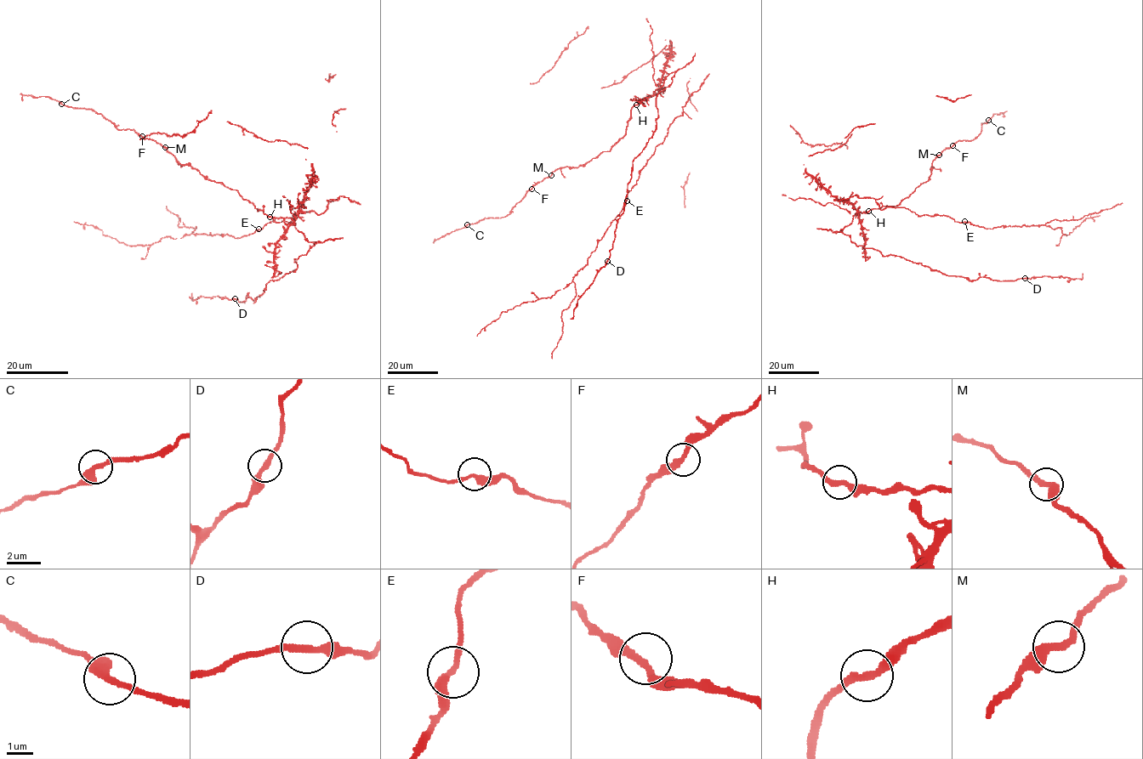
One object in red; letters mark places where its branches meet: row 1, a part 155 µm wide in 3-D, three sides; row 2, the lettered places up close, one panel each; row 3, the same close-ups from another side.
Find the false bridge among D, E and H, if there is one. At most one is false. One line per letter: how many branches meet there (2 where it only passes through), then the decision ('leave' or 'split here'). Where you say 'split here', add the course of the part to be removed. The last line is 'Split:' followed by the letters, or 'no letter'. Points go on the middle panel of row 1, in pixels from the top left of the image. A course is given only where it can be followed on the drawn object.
D: 2 | leave
E: 2 | leave
H: 2 | leave
Split: no letter

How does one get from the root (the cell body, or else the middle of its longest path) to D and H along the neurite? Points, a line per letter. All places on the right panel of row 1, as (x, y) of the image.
D: (857, 202), (852, 221), (835, 233), (847, 235), (857, 246), (969, 280), (1025, 278)
H: (857, 202), (854, 206), (859, 212), (869, 212)

